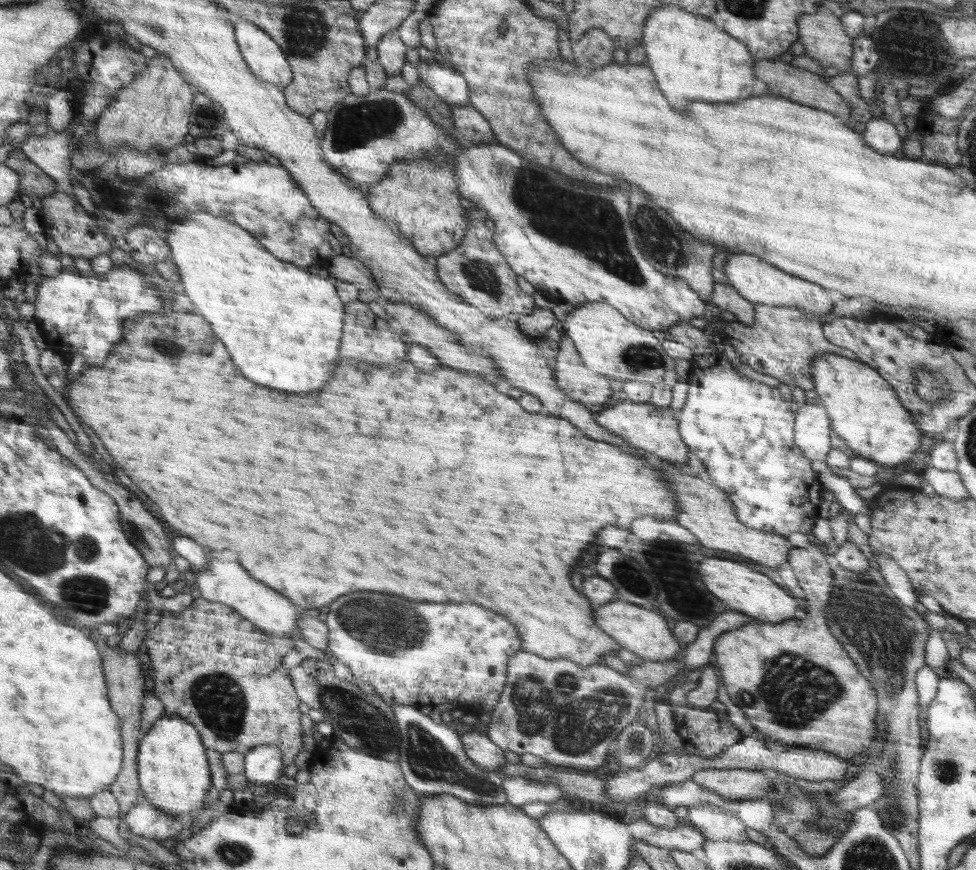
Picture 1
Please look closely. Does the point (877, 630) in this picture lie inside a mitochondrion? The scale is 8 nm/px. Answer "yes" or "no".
yes

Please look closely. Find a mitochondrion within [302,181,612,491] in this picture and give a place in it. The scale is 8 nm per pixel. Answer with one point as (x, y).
(481, 276)

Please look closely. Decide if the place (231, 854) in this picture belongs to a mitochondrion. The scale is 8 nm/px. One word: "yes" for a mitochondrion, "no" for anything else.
yes

